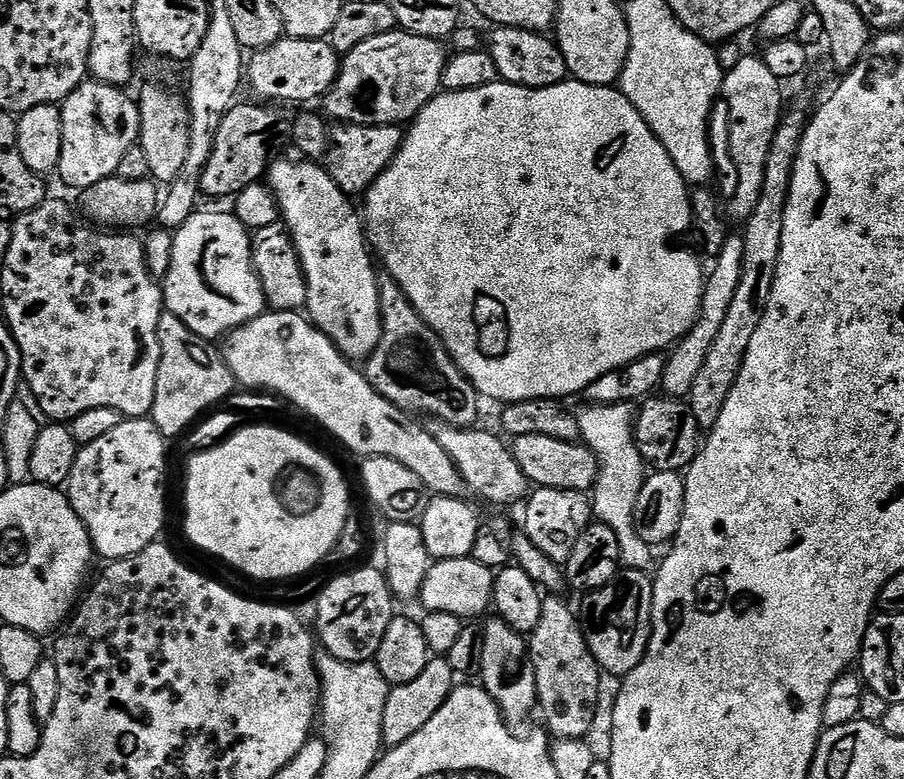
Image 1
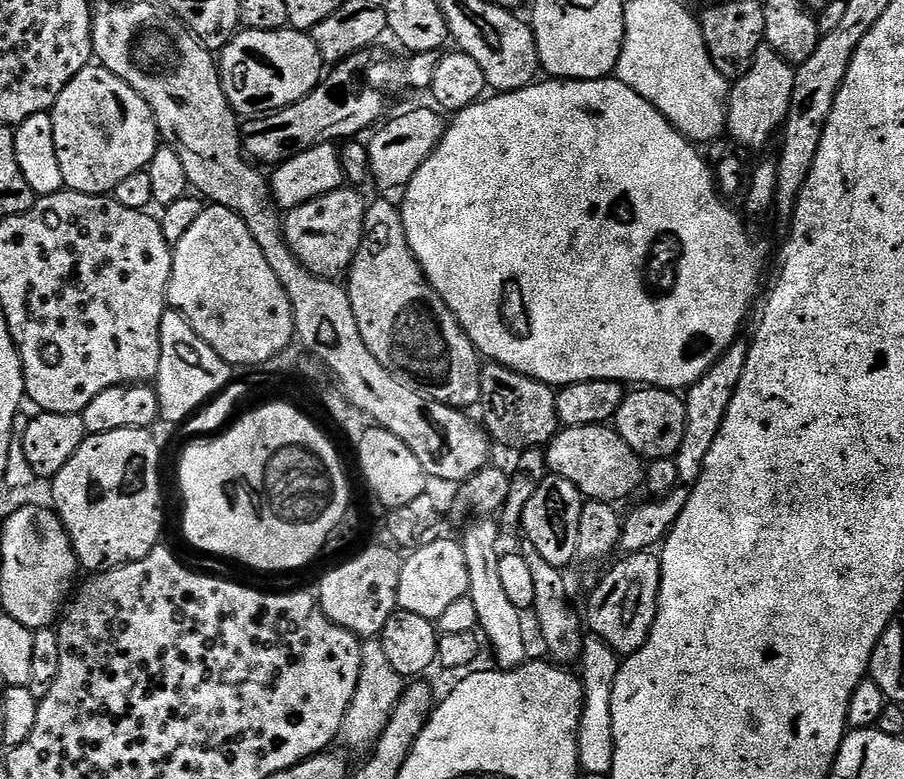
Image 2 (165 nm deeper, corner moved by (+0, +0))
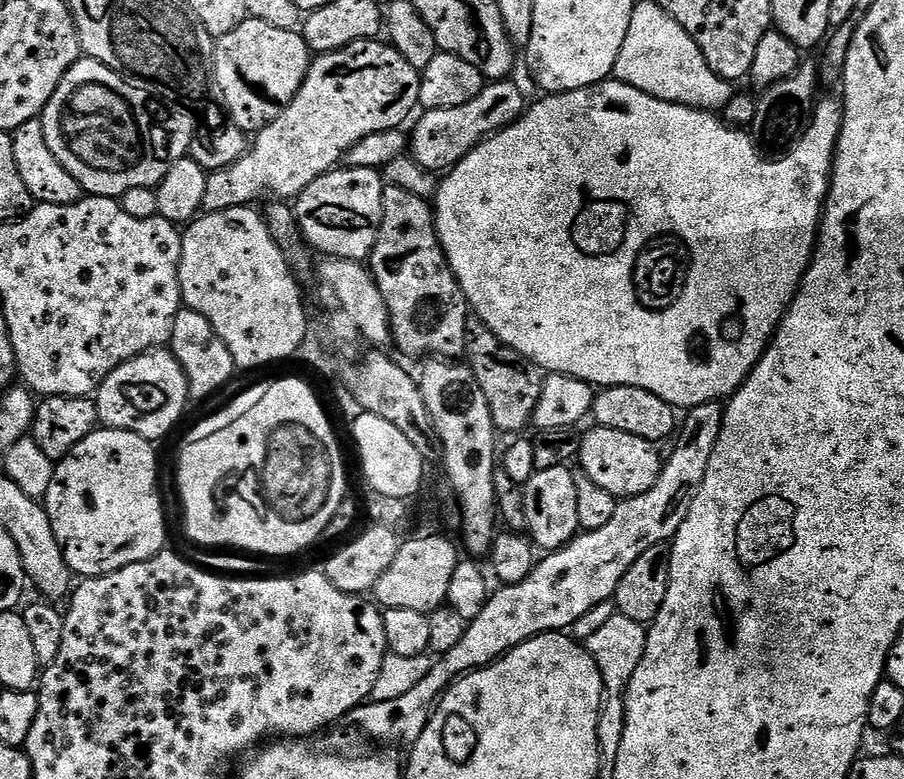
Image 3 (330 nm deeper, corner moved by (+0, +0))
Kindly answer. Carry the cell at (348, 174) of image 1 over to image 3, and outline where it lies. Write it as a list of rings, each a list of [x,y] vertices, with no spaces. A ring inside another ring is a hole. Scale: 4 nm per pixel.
[[[511,79],[485,83],[484,89],[466,106],[450,110],[427,110],[424,117],[410,132],[410,156],[420,168],[435,174],[444,174],[452,169],[470,150],[474,150],[495,132],[508,128],[526,111],[524,96]]]

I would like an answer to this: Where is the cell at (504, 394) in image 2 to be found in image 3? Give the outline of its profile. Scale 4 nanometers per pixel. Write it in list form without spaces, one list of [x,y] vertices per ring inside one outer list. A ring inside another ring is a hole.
[[[469,326],[466,330],[464,352],[466,363],[472,369],[478,386],[482,386],[482,394],[486,394],[486,402],[490,402],[490,414],[494,418],[497,433],[523,433],[520,431],[532,424],[538,398],[542,398],[546,375],[544,369],[527,360],[525,356],[518,355],[512,348],[504,347],[500,339],[483,326]]]

